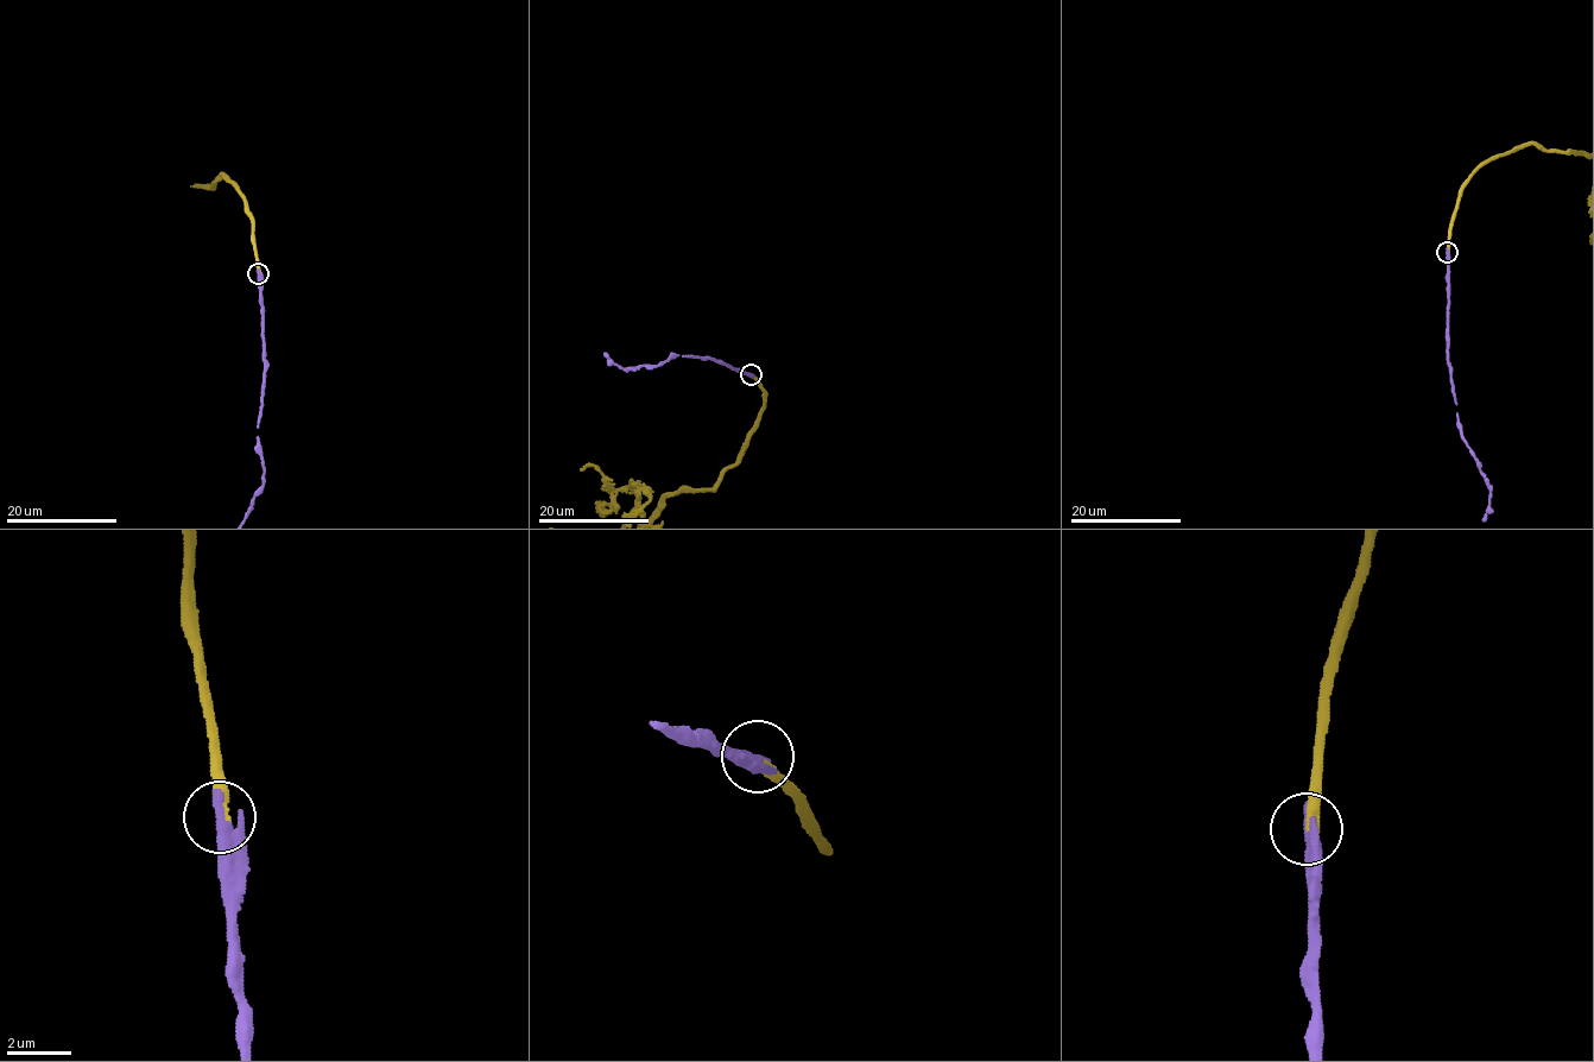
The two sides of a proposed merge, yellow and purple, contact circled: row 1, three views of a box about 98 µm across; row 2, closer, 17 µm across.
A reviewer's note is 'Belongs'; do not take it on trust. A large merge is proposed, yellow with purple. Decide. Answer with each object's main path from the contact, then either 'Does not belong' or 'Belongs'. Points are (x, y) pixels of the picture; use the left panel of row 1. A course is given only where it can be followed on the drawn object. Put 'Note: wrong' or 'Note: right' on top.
Note: right
Course of purple: (258, 273), (265, 383), (257, 427), (258, 450), (265, 473), (263, 486). Belongs

